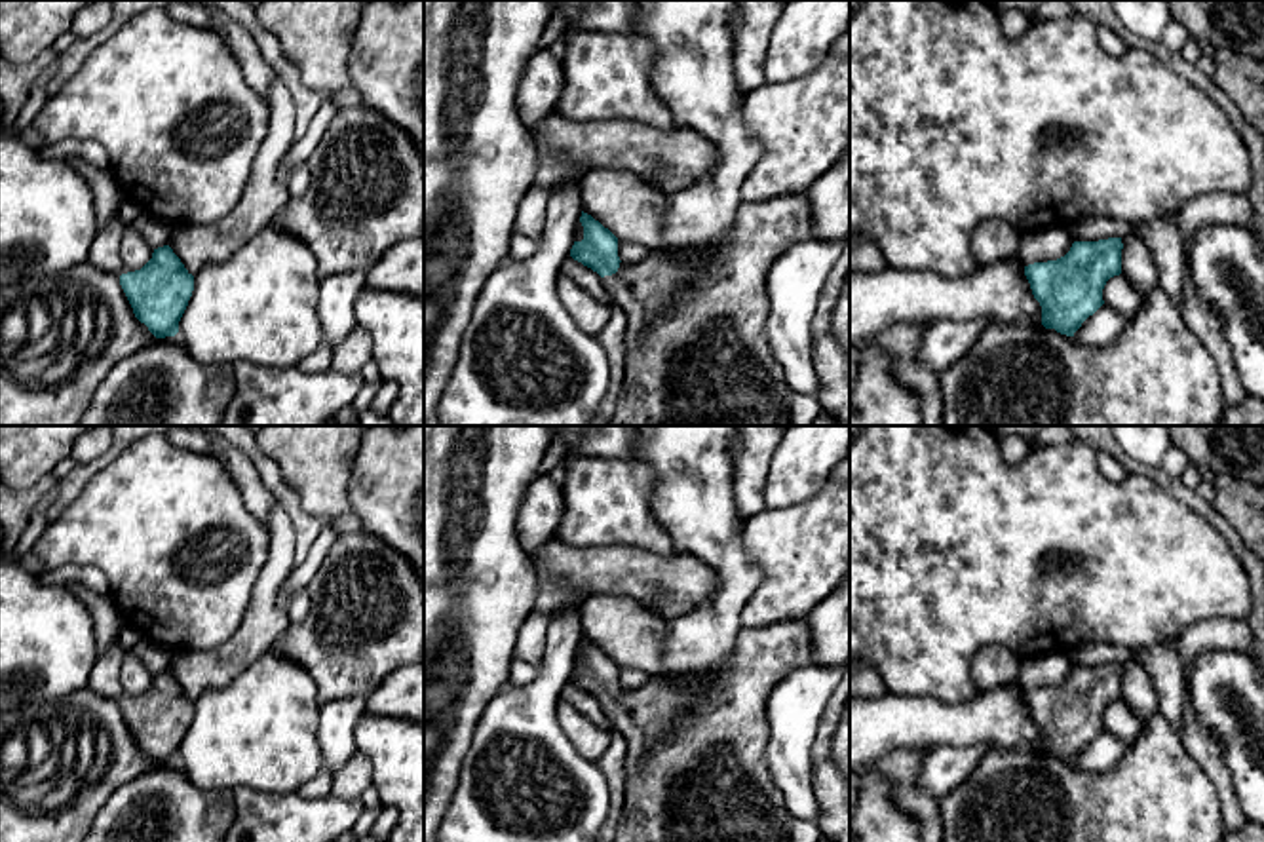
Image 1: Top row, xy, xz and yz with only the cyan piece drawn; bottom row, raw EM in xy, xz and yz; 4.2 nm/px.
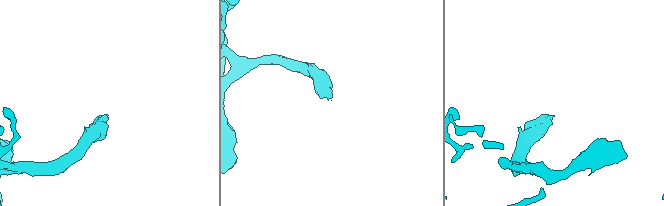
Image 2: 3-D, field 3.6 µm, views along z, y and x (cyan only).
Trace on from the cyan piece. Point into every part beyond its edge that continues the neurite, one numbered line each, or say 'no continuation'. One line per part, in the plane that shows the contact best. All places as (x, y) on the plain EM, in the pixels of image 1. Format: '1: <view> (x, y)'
1: xz (696, 770)

